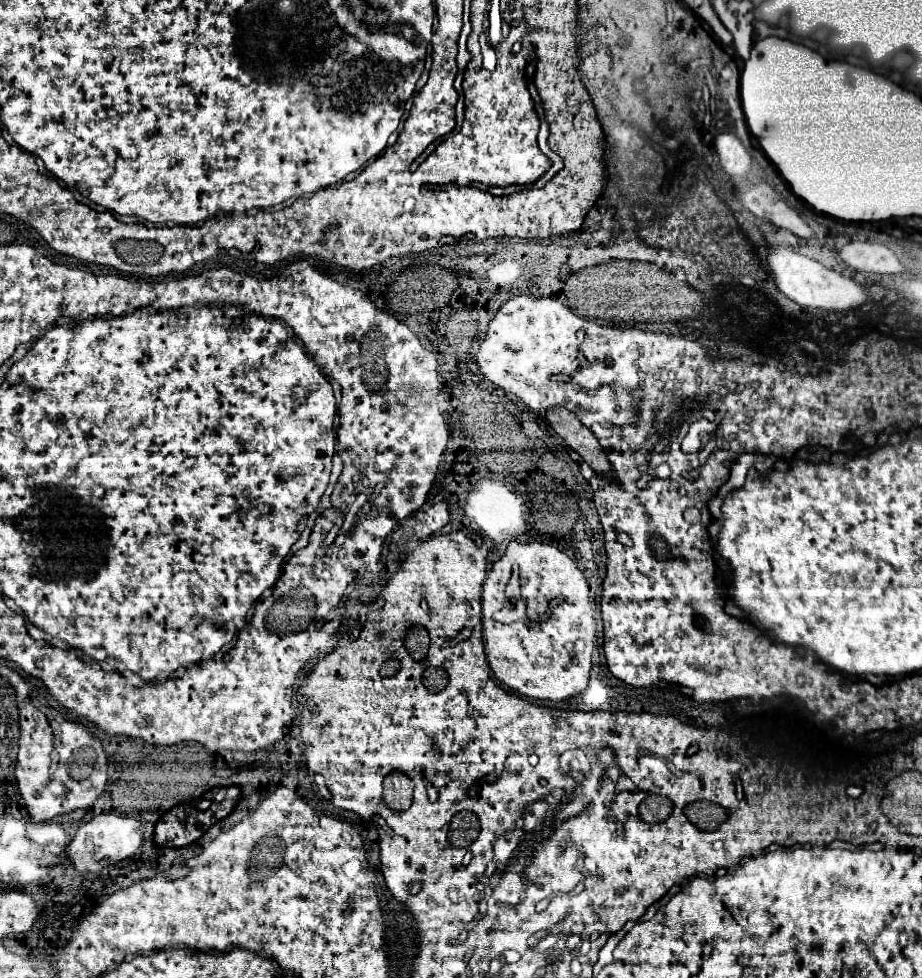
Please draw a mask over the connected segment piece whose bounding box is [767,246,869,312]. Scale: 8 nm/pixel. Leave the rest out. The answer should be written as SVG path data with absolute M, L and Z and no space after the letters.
M775 246L775 248L771 248L771 254L769 254L767 262L769 262L769 270L771 270L773 278L775 278L777 288L787 298L791 298L793 302L797 302L801 306L845 312L845 310L859 308L861 304L865 304L869 300L865 288L861 284L857 284L853 278L843 276L843 274L839 274L835 270L829 270L823 264L819 264L819 262L815 262L815 260L803 256L803 254L797 254L793 250Z

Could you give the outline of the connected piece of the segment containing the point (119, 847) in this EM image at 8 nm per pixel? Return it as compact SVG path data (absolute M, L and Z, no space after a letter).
M99 814L91 822L83 824L73 842L67 846L67 858L73 862L75 870L85 874L85 872L101 872L109 864L117 864L125 858L131 858L143 844L141 836L141 822L131 818L131 816L121 816L121 814Z

